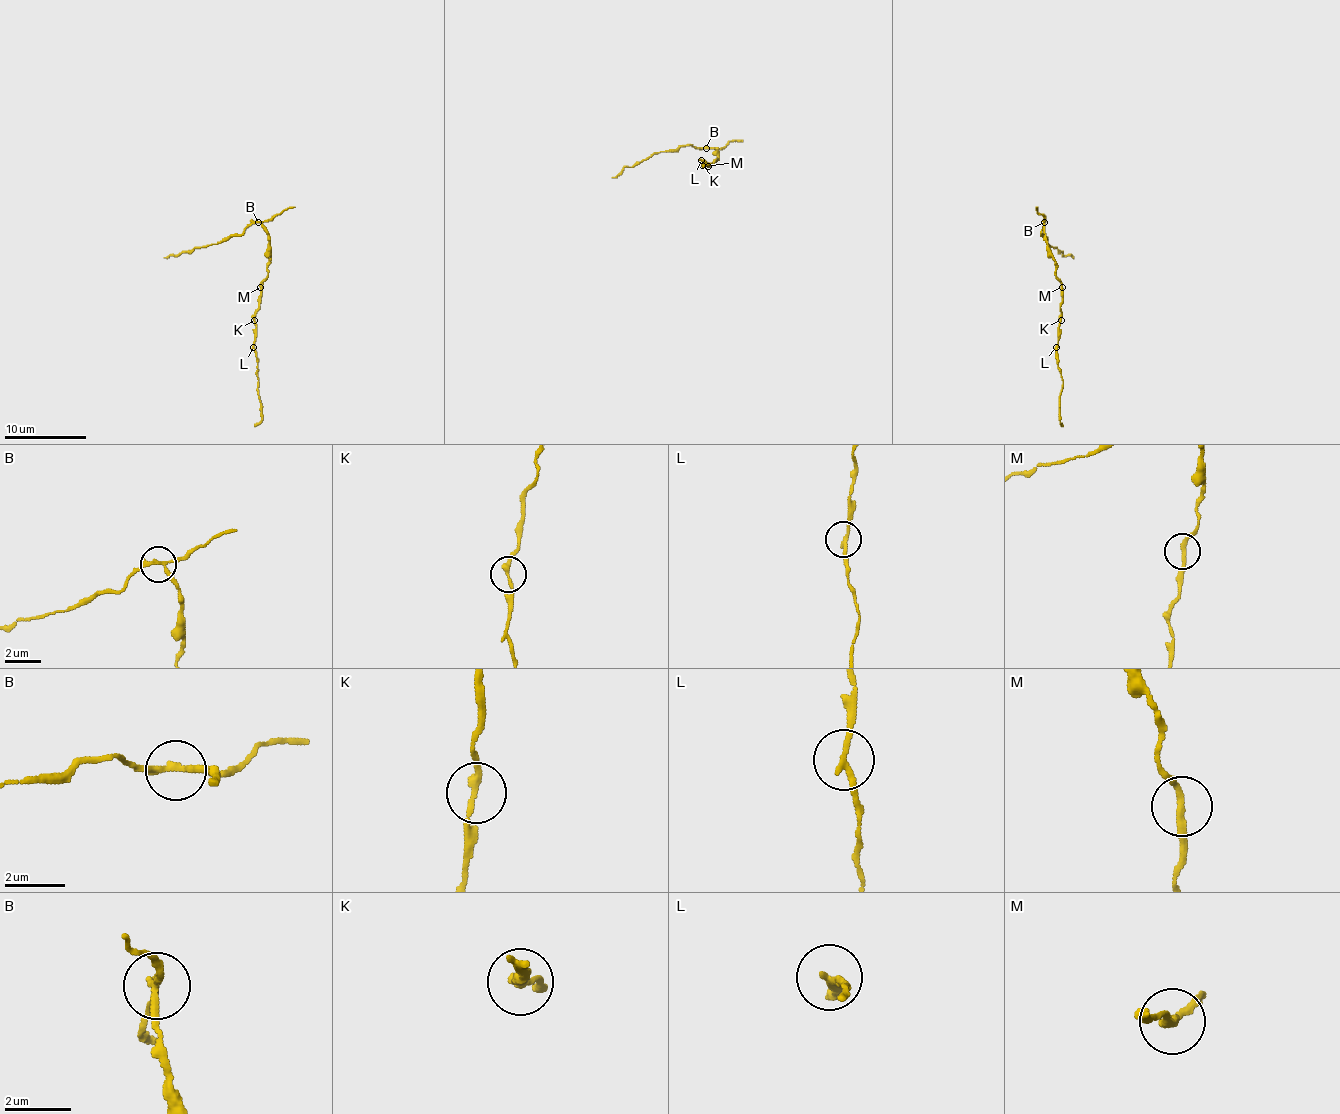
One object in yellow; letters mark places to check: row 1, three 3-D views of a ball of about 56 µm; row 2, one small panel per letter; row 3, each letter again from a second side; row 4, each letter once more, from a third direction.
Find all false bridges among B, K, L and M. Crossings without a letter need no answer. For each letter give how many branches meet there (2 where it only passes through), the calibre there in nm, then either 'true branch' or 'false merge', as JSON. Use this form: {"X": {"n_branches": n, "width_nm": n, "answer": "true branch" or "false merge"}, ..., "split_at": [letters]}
{"B": {"n_branches": 3, "width_nm": 180, "answer": "false merge"}, "K": {"n_branches": 2, "width_nm": 200, "answer": "true branch"}, "L": {"n_branches": 2, "width_nm": 180, "answer": "false merge"}, "M": {"n_branches": 2, "width_nm": 240, "answer": "true branch"}, "split_at": ["B", "L"]}

